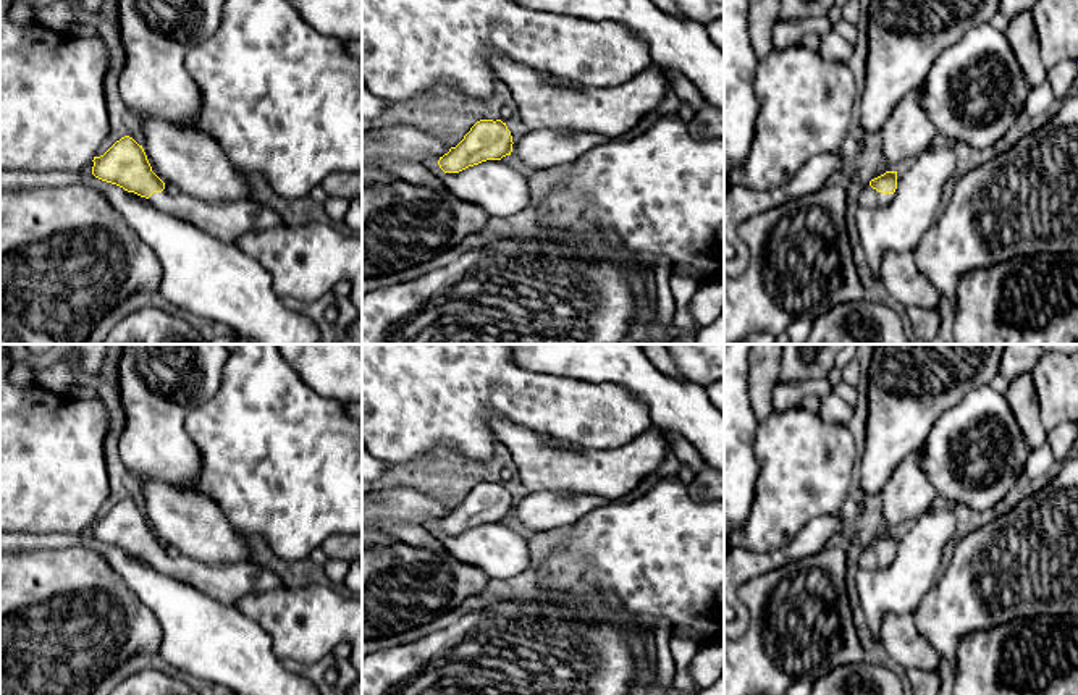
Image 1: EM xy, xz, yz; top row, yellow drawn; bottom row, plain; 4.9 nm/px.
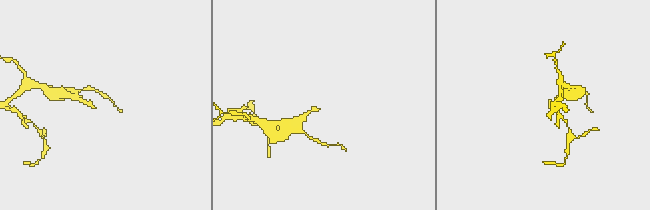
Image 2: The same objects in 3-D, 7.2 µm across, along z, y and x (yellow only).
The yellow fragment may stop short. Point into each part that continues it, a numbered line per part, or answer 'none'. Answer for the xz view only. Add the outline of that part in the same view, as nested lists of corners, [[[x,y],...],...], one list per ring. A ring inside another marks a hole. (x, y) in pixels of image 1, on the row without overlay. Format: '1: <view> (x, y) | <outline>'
none

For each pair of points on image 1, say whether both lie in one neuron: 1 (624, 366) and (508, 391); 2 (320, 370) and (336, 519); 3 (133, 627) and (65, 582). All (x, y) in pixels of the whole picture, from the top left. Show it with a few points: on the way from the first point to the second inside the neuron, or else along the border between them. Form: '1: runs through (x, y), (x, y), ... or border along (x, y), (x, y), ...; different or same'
1: border along (532, 370), (606, 383); different
2: border along (296, 370), (317, 393), (345, 404); different
3: runs through (117, 626), (110, 624), (81, 597); same

